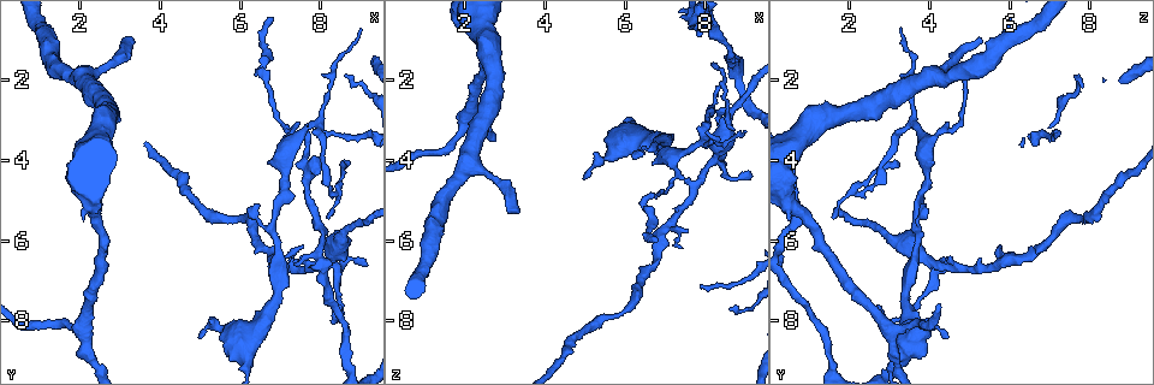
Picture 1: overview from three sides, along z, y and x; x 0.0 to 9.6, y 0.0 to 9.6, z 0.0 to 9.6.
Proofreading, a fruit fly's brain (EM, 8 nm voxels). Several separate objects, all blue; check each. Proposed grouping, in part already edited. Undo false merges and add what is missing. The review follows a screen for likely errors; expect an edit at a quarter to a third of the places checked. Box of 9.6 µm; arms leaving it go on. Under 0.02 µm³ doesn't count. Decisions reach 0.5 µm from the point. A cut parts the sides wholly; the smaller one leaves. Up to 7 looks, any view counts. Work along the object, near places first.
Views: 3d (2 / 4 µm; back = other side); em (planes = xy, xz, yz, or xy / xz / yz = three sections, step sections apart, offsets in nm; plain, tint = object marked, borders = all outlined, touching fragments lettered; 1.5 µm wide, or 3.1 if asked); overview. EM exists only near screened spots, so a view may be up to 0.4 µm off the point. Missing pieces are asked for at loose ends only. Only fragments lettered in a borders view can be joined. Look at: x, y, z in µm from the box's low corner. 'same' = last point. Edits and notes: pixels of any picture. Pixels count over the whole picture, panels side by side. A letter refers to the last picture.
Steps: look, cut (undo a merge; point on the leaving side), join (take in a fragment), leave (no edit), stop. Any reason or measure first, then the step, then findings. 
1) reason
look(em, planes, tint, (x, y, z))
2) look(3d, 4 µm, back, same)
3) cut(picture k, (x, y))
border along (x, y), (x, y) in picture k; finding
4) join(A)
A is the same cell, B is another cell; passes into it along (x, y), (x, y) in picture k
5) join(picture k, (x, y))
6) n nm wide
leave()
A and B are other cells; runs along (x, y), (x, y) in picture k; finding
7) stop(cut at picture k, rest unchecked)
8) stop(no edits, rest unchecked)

three-way junction
look(3d, 2 µm, back, (8.25, 6.55, 4.05))

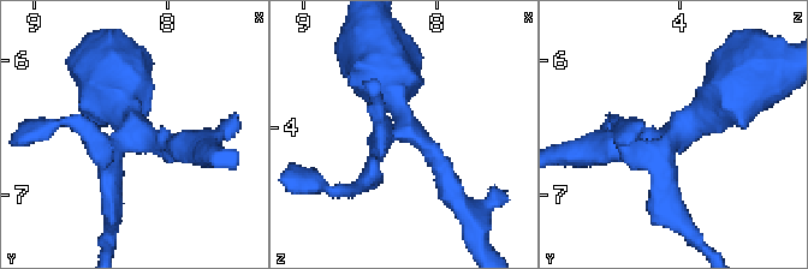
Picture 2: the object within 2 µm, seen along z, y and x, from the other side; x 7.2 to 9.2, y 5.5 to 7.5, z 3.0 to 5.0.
shape alone is not enough
look(em, yz, step 8, tint, (8.22, 6.52, 4.00))

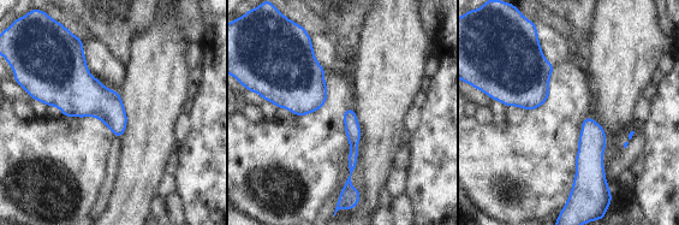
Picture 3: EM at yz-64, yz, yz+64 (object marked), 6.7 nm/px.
look(em, xz, step 4, borders, same)

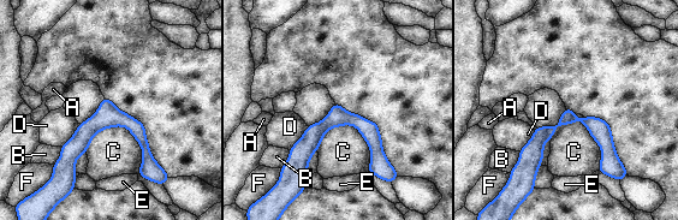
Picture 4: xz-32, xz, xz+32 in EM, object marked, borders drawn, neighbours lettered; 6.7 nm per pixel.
leave()
A, B, C, D, E and F are other cells; border along (308, 126), (289, 149) in picture 4; continuous, no second cell

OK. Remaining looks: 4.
abrupt turn
look(em, planes, borders, (8.35, 4.80, 2.15))

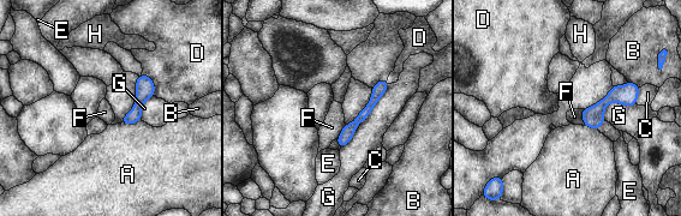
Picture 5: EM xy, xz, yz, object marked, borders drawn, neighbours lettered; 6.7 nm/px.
80 nm wide
leave()
A, B, C, D, E, F, G and H are other cells; runs along (384, 82), (340, 144) in picture 5; all the same cell

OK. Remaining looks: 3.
end of a long branch
look(3d, 4 µm, back, (8.95, 0.70, 3.25))

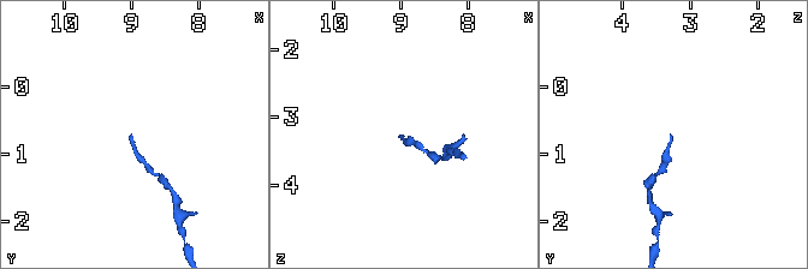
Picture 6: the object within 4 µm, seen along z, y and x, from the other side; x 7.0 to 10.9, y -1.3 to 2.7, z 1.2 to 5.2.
now the EM
look(em, yz, step 8, plain, (9.00, 0.70, 3.30))

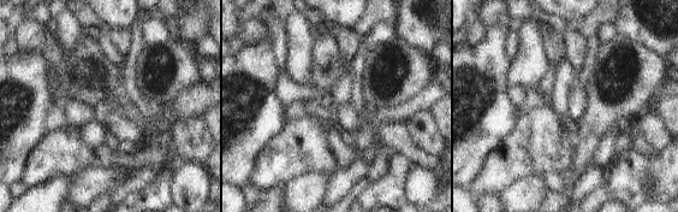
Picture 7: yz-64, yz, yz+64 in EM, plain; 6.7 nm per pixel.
look(em, yz, step 8, borders, same)

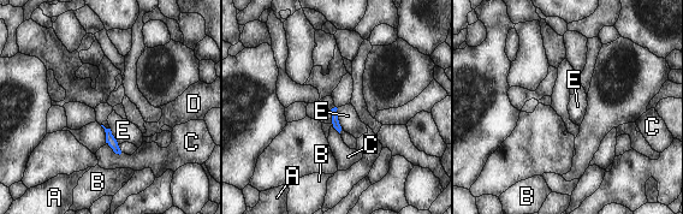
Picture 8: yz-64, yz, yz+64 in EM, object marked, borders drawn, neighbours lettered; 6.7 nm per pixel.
leave()
A, B, C, D and E are other cells; border along (337, 108), (337, 116), (342, 126) in picture 8; none of them fits

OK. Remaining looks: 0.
stop(no edits, rest unchecked)

